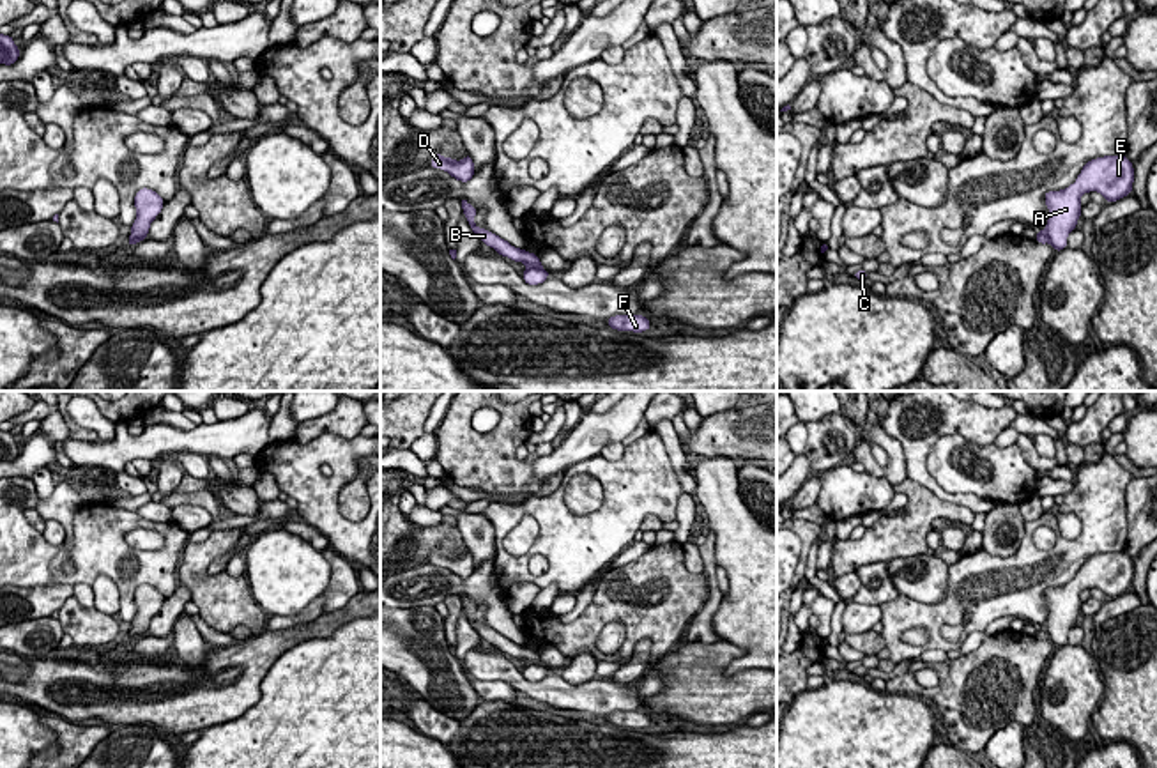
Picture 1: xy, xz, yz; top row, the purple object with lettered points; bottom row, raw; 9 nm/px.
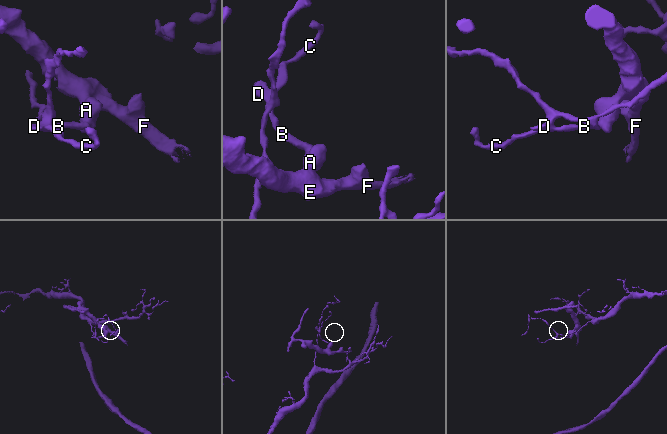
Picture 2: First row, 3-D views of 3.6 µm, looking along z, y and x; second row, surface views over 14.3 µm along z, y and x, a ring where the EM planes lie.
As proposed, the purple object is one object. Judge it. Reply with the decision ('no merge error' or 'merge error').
merge error

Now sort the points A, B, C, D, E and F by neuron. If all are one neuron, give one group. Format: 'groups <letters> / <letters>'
groups A E F / B C D

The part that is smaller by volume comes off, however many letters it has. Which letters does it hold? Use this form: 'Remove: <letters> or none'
Remove: A, E, F

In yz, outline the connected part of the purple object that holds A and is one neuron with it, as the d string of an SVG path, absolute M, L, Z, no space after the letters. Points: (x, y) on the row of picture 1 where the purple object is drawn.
M1104 156L1088 161L1076 182L1060 191L1044 195L1049 219L1044 228L1054 251L1067 248L1067 237L1081 218L1081 195L1099 191L1107 204L1132 193L1134 166L1127 156Z

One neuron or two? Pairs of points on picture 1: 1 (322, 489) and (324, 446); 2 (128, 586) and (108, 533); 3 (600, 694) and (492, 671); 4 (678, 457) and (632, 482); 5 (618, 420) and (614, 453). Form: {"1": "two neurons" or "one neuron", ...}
{"1": "one neuron", "2": "one neuron", "3": "one neuron", "4": "two neurons", "5": "two neurons"}

